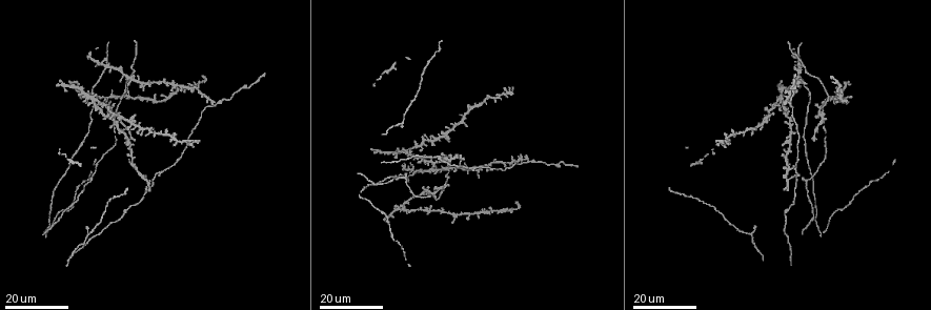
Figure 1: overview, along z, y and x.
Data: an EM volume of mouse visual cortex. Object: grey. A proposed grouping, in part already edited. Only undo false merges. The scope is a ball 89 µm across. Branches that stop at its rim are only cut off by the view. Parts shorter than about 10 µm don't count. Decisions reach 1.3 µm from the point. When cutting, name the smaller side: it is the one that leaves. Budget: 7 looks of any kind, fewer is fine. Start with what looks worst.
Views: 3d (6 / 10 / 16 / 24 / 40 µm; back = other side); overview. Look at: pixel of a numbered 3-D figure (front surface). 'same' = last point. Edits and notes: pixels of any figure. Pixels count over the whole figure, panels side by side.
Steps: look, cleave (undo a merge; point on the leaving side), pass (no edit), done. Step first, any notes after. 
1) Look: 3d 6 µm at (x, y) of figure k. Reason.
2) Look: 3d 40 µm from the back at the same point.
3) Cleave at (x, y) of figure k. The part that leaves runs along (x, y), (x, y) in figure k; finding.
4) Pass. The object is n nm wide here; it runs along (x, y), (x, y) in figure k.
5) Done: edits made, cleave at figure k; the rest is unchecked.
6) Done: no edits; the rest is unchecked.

Look: 3d 24 µm at (420, 169) of figure 1. Four-way junction.

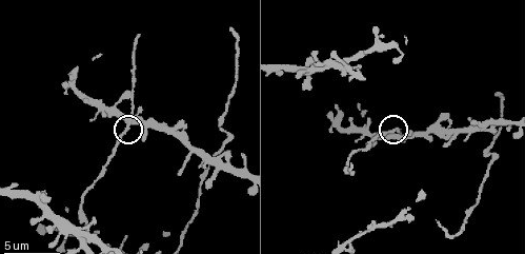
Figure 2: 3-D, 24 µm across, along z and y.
Look: 3d 6 µm at (131, 118) of figure 2.

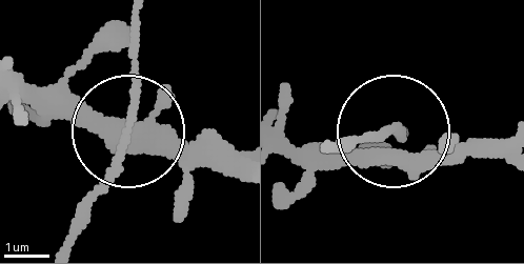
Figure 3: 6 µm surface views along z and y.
Pass. The object is 300 nm wide here; one neuron here.

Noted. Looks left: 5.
Look: 3d 16 µm at (528, 161) of figure 1.

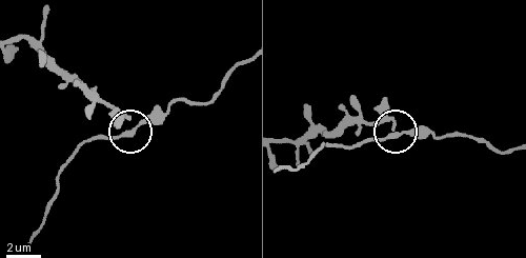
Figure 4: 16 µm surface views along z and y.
Look: 3d 10 µm at (129, 118) of figure 4.

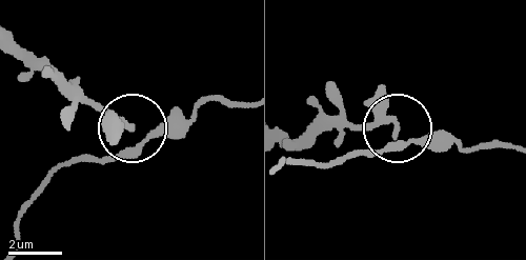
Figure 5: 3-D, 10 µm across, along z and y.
Pass. One neuron here.

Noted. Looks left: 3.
Look: 3d 24 µm at (820, 115) of figure 1. Four or more arms meet.

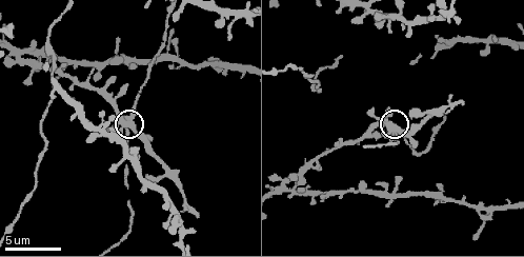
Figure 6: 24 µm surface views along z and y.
Look: 3d 6 µm at (393, 128) of figure 6.

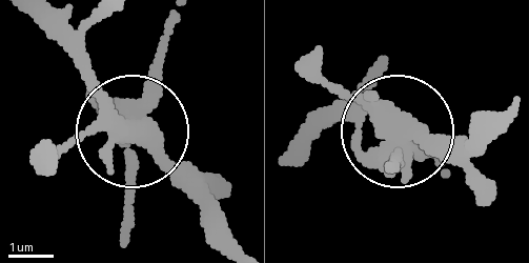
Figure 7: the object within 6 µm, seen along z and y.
Pass. The object is 410 nm wide here; it runs along (177, 18), (143, 132), (210, 206) in figure 7; all the same neuron.

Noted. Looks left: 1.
Look: 3d 16 µm at (37, 50) of figure 6.

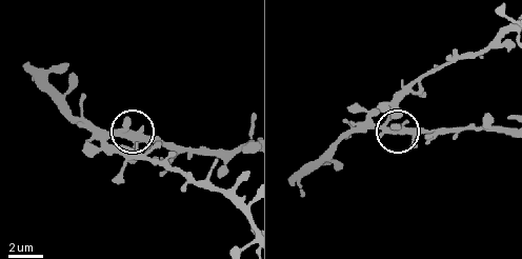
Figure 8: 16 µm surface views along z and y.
Pass. The object is 360 nm wide here; one neuron here.

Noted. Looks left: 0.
Done: no edits; the rest is unchecked.

